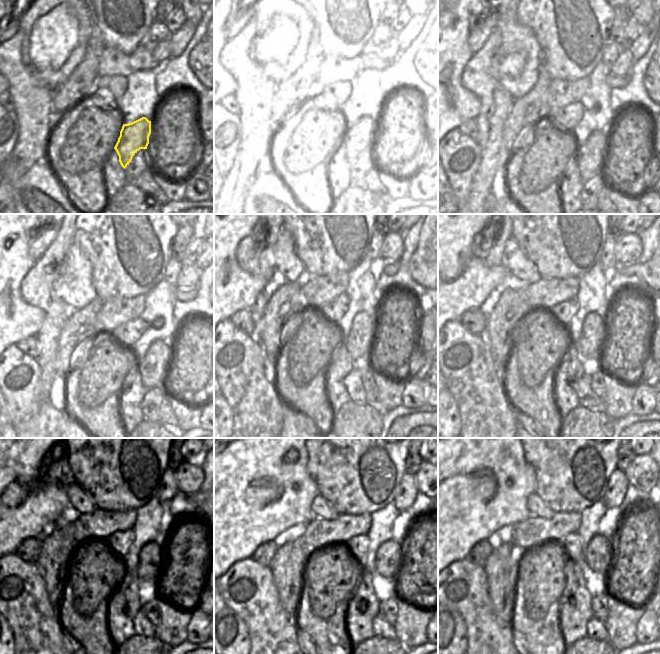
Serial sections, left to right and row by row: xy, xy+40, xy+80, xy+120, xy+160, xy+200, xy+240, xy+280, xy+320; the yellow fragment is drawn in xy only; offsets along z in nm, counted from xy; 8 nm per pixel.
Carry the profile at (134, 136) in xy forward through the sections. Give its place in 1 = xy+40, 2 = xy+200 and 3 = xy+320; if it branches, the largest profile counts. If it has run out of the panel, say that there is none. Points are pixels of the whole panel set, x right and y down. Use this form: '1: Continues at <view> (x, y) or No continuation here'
1: Continues at xy+40 (358, 136)
2: Continues at xy+200 (592, 342)
3: Continues at xy+320 (599, 551)

